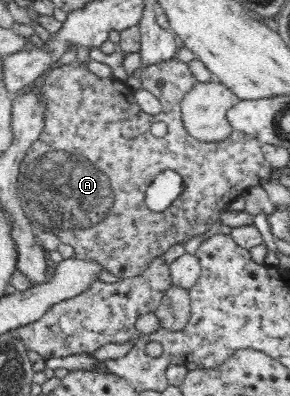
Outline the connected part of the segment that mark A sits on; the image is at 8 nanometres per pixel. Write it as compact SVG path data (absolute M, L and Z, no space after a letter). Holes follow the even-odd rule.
M177 57L143 67L136 83L120 81L114 77L98 78L77 63L54 67L43 84L43 96L48 103L45 126L20 163L19 181L16 184L20 204L34 229L55 233L60 242L72 246L74 258L96 261L102 270L114 274L119 280L130 281L139 277L154 259L171 246L184 246L190 239L206 234L238 196L244 196L248 189L261 186L267 181L274 168L265 159L261 147L263 143L256 137L237 132L223 141L209 144L190 136L186 131L182 121L181 102L198 83L189 64ZM135 84L141 85L158 98L162 103L160 114L150 116L142 111L134 97ZM157 122L163 122L167 126L163 137L155 137L150 132L152 125ZM165 170L178 173L182 177L184 189L164 212L154 212L145 203L147 188ZM154 216L158 218L156 232L160 232L158 236L146 236L146 228L152 228ZM121 226L144 226L140 228L144 232L144 246L138 246L138 242L134 242L132 228Z

